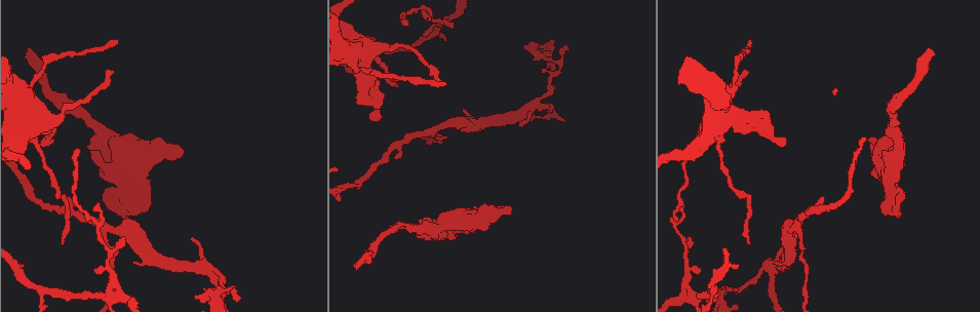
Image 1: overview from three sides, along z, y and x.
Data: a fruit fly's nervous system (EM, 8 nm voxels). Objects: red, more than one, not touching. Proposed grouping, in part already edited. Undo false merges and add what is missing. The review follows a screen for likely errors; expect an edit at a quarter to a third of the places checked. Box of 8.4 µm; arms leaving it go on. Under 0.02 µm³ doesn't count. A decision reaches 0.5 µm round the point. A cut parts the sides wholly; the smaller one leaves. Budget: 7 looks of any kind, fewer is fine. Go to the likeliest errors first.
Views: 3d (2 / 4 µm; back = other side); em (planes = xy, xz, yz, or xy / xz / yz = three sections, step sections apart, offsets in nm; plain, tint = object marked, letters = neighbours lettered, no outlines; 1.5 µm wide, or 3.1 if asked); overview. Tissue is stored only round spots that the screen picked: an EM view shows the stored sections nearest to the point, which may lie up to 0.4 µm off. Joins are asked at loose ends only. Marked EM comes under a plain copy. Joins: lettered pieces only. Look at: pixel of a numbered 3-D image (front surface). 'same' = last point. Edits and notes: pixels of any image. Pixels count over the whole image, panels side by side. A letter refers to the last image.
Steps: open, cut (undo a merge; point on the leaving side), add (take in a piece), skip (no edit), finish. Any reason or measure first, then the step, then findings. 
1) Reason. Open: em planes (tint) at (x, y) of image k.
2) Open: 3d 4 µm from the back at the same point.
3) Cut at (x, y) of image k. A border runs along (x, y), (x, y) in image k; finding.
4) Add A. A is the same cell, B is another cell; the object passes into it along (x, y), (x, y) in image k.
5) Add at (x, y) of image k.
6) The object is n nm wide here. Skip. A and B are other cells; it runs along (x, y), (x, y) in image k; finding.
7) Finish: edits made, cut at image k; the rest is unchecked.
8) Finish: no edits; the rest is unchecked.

Long arm stops here. Open: em planes (letters) at (355, 266) of image 1.

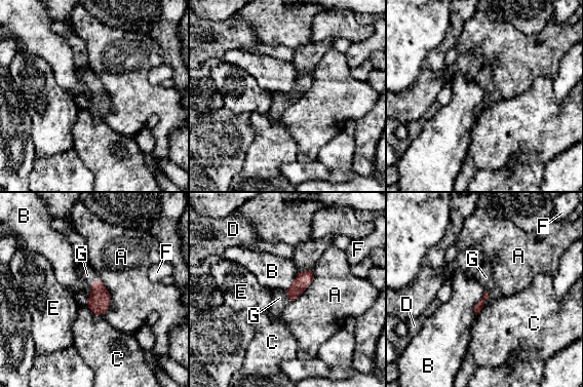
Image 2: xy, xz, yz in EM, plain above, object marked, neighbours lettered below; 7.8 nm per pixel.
Add G. G is the same cell, A, B, C, D, E and F are other cells; the object passes into it along (479, 305), (489, 297), (486, 277) in image 2; it goes on there.

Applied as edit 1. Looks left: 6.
Sharp bend. Open: 3d 4 µm at (215, 293) of image 1.

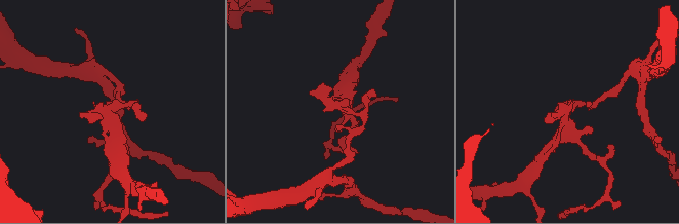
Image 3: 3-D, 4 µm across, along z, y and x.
Need the tissue. Open: em xy step 8 (tint) at (568, 112) of image 3.

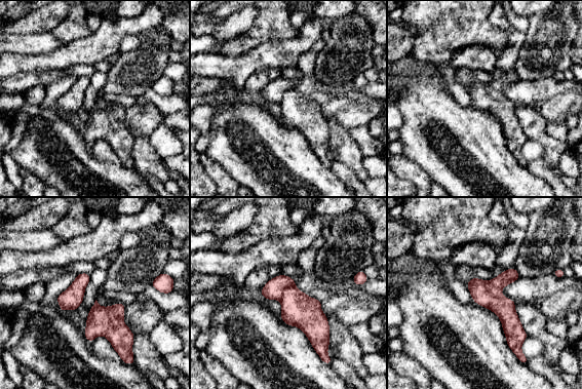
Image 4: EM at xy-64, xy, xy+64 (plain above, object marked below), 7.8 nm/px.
Cut it another way. Open: em planes (letters) at the same point.

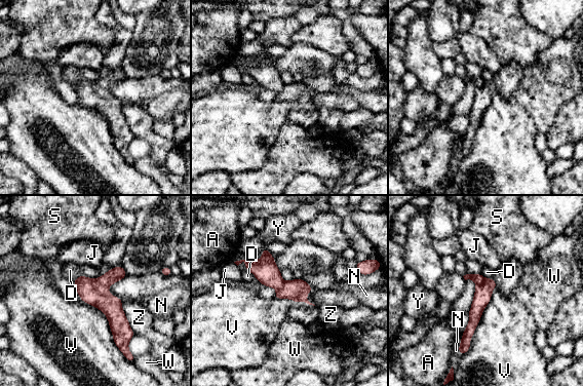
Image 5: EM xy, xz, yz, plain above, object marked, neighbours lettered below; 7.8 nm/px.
The longest contact is with V, 600 nm. Cut at (89, 292) of image 5. A, D, J, N, S, V, W, Y and Z are other cells; the part that leaves runs along (80, 278), (115, 314), (124, 346) in image 5; a second neuron is stuck on.

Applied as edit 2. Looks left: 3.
Finish: edits made, add at image 2, cut at image 5; the rest is unchecked.

